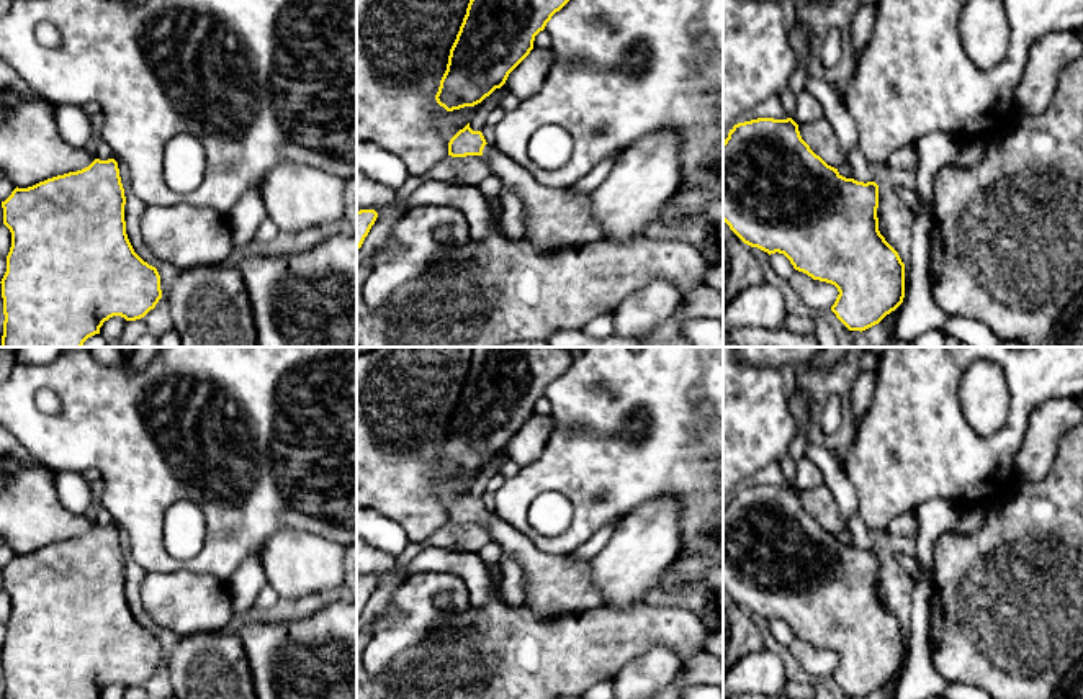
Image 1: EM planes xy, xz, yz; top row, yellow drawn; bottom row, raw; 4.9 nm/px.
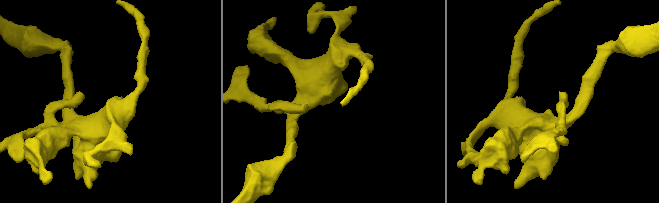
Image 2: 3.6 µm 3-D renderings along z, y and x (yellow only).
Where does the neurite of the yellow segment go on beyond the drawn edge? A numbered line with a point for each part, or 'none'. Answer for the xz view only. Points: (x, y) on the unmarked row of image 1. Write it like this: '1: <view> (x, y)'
1: xz (555, 585)

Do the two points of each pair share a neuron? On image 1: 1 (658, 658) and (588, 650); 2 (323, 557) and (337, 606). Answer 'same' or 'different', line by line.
1: different
2: different

